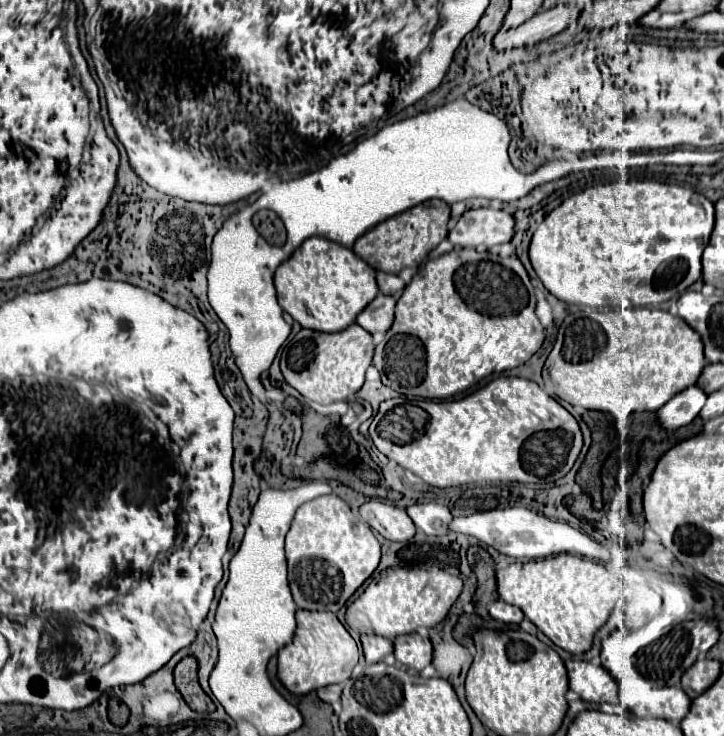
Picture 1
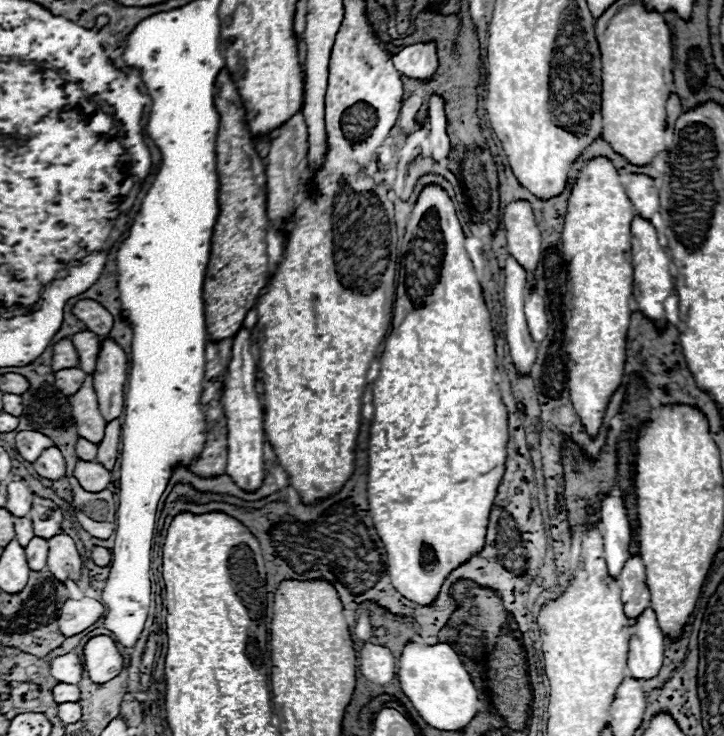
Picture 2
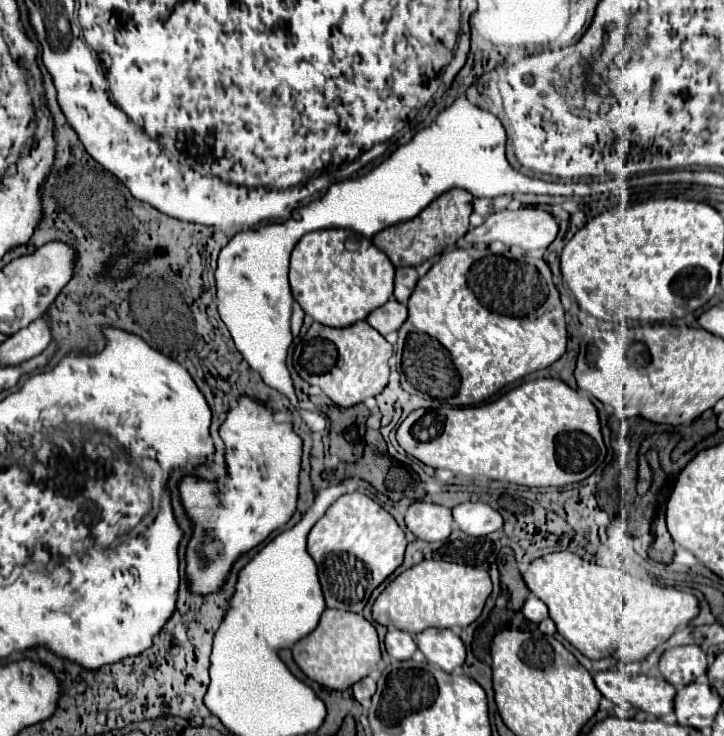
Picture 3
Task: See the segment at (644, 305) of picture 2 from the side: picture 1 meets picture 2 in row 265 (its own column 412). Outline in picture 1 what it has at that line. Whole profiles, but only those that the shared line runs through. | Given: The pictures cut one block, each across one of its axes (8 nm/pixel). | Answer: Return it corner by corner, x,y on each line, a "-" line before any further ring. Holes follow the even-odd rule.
418,632
398,636
394,638
394,654
396,654
396,660
400,660
404,666
416,672
423,670
422,678
424,680
438,678
434,672
434,666
428,666
432,664
432,656
434,656
434,646
430,638
422,638

